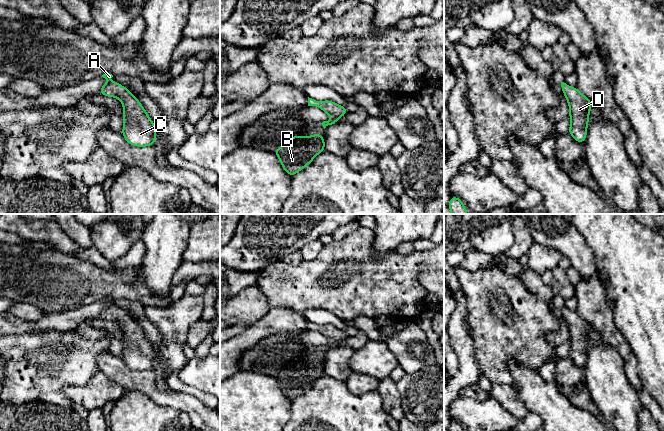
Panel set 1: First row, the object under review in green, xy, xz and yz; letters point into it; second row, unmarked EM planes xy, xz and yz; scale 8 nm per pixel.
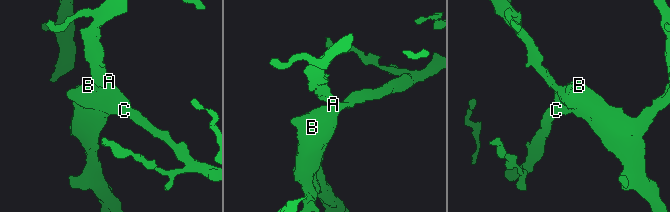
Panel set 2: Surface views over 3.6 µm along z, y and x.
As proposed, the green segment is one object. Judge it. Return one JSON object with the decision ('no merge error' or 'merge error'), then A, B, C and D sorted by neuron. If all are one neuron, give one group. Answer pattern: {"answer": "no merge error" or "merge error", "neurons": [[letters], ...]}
{"answer": "no merge error", "neurons": [["A", "B", "C", "D"]]}

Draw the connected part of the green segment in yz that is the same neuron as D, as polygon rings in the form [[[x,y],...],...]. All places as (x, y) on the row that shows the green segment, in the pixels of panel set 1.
[[[561,82],[561,87],[569,105],[570,127],[568,134],[583,144],[587,137],[587,127],[592,102],[577,87]]]

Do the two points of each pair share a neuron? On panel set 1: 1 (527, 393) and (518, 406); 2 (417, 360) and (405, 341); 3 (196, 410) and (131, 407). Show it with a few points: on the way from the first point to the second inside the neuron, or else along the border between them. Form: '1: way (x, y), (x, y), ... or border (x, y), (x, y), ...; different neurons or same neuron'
1: border (511, 385), (515, 397), (524, 404), (528, 412); different neurons
2: way (413, 355), (410, 346); same neuron
3: border (155, 402), (181, 409), (191, 420); different neurons

